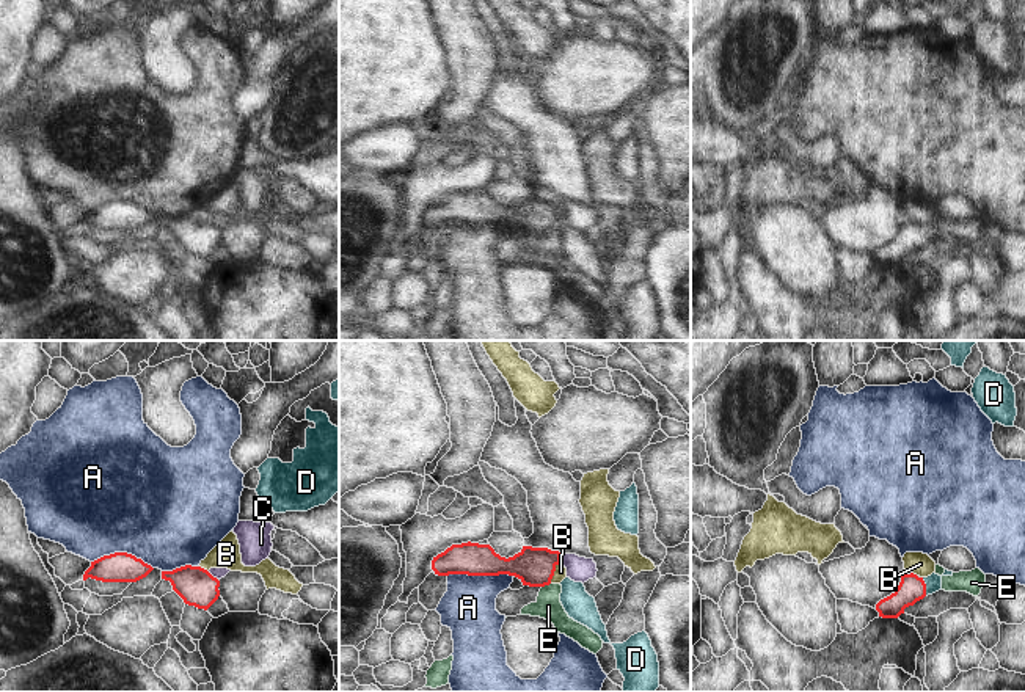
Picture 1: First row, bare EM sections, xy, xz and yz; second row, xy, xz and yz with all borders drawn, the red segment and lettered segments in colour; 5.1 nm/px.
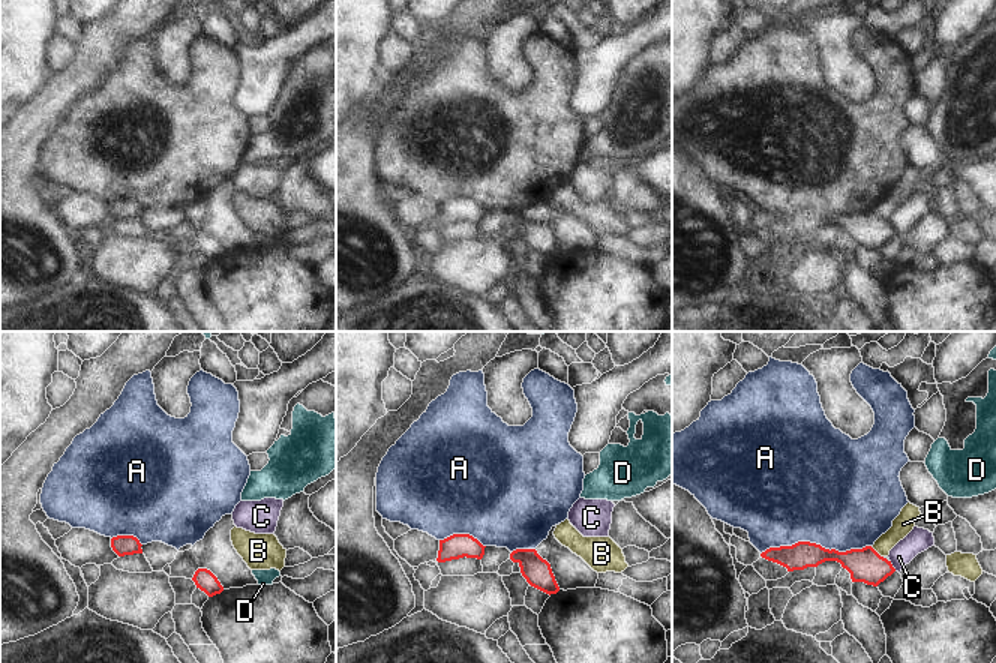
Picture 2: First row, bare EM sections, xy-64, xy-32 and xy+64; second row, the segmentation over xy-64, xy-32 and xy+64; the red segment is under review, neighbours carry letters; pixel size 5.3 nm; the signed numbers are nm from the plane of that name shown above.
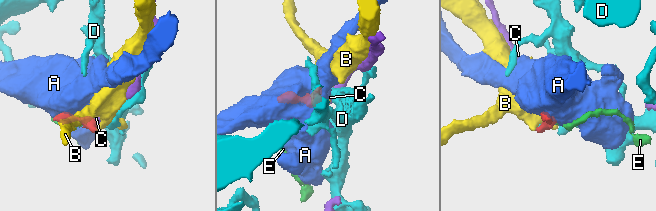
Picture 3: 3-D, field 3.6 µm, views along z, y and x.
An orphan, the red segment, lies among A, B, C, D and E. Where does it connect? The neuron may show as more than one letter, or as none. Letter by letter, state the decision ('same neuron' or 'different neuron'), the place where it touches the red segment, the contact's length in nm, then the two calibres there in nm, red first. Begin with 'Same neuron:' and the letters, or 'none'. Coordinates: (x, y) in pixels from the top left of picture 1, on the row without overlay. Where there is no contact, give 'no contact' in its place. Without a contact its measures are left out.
Same neuron: D
A: different neuron; contact xz (479, 223); length 340 nm; calibres 170 and 280 nm
B: different neuron; contact xz (553, 222); length 130 nm; calibres 200 and 60 nm
C: different neuron; contact xy (211, 223); length 70 nm; calibres 190 and 60 nm
D: same neuron; contact yz (925, 236); length 100 nm; calibres 140 and 80 nm
E: different neuron; contact xz (545, 233); length 50 nm; calibres 200 and 140 nm

